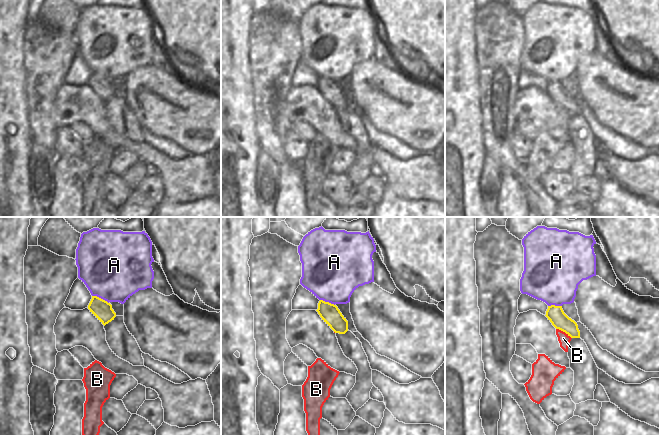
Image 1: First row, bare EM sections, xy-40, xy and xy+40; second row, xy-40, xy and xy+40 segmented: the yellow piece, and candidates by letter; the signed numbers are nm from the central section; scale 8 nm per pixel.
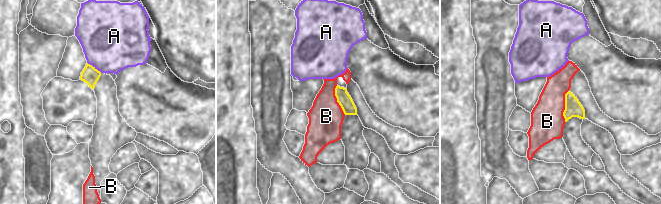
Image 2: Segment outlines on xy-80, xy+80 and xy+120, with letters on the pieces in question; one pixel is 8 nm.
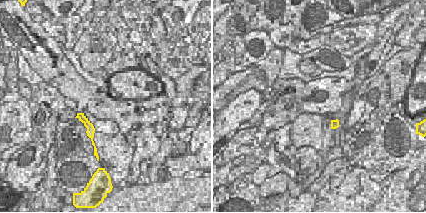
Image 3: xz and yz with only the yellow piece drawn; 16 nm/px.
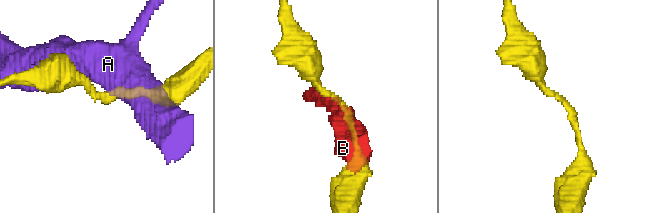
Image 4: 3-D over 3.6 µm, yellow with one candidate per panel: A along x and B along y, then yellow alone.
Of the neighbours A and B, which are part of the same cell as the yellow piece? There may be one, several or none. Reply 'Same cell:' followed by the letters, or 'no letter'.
Same cell: no letter

